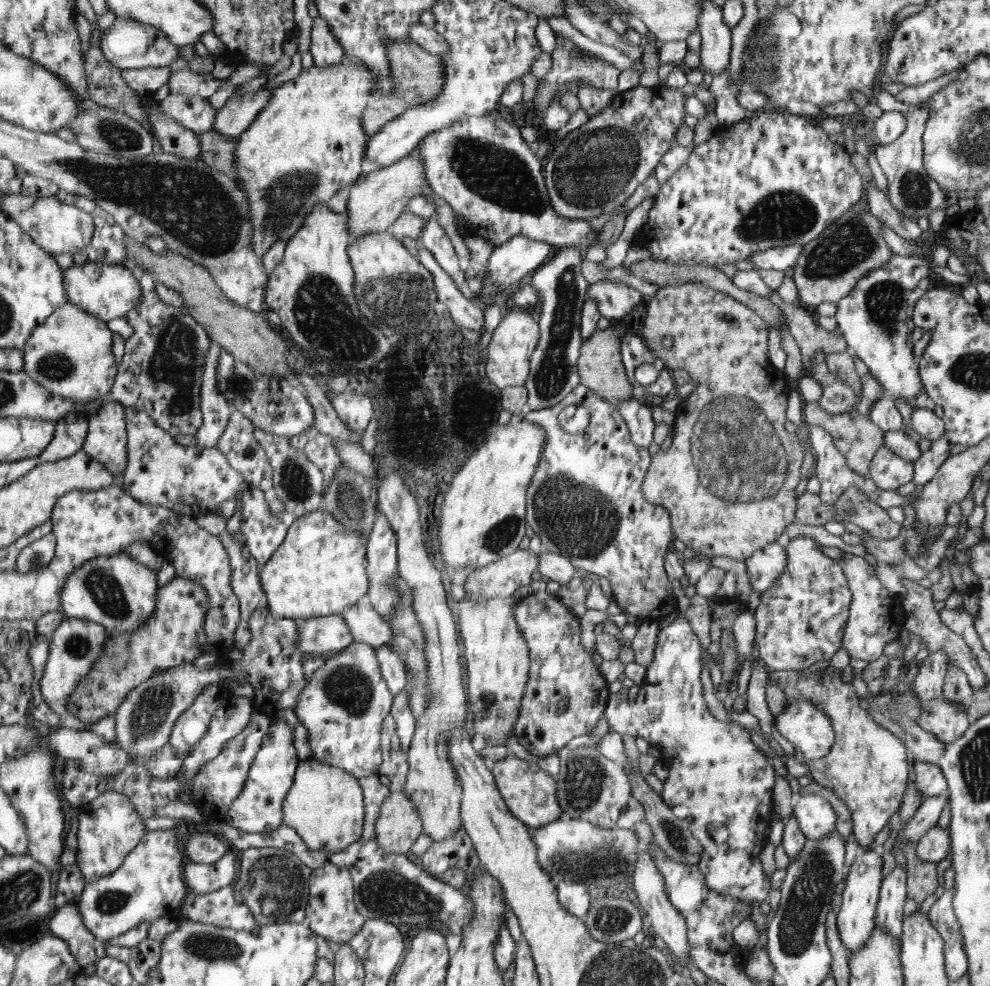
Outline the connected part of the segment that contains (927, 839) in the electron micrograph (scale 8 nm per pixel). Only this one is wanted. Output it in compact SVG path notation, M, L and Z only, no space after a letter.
M932 825L916 846L920 862L938 864L942 859L946 859L948 847L951 846L949 830L940 825Z

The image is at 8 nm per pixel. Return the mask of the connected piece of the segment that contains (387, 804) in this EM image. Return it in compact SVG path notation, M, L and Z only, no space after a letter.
M390 791L375 822L375 840L386 852L404 855L423 833L423 820L411 797Z

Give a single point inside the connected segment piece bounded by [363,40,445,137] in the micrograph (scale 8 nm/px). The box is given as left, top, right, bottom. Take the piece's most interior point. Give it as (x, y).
(419, 76)

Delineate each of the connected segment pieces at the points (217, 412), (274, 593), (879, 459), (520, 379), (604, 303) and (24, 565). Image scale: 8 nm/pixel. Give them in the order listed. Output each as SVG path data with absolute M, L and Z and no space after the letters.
M210 338L202 394L203 426L194 437L198 448L202 450L204 448L218 449L218 442L226 432L226 425L230 421L232 408L228 406L228 400L218 392L218 384L216 384L216 367L218 367L222 351L223 348Z
M320 508L304 514L287 528L282 546L260 568L268 608L277 617L295 621L342 614L370 590L366 556L364 536L340 524L330 512Z
M882 444L869 466L869 478L878 488L894 490L913 480L914 465Z
M527 311L504 312L486 349L486 375L490 383L500 391L504 388L525 385L531 372L531 356L539 344L541 334L539 322L536 322Z
M599 281L590 283L587 298L596 301L601 316L606 318L622 318L632 312L645 298L644 294L622 281Z
M48 533L38 540L32 541L20 551L13 570L28 573L46 567L54 560L57 547L58 542L53 533Z

